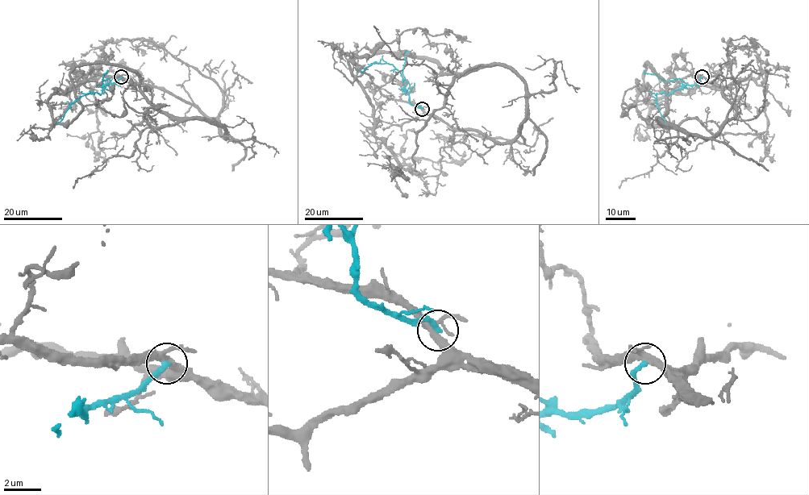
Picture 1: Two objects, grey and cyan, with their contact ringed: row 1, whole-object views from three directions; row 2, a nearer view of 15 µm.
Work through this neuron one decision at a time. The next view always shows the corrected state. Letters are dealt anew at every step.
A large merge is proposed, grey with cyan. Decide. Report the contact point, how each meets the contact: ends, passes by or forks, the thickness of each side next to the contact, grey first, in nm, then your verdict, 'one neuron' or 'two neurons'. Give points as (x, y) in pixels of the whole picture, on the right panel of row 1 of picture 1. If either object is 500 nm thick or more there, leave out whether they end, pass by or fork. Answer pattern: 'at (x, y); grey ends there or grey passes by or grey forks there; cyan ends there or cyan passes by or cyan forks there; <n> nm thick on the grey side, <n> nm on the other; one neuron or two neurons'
at (702, 76); grey forks there; cyan ends there; 360 nm thick on the grey side, 280 nm on the other; two neurons

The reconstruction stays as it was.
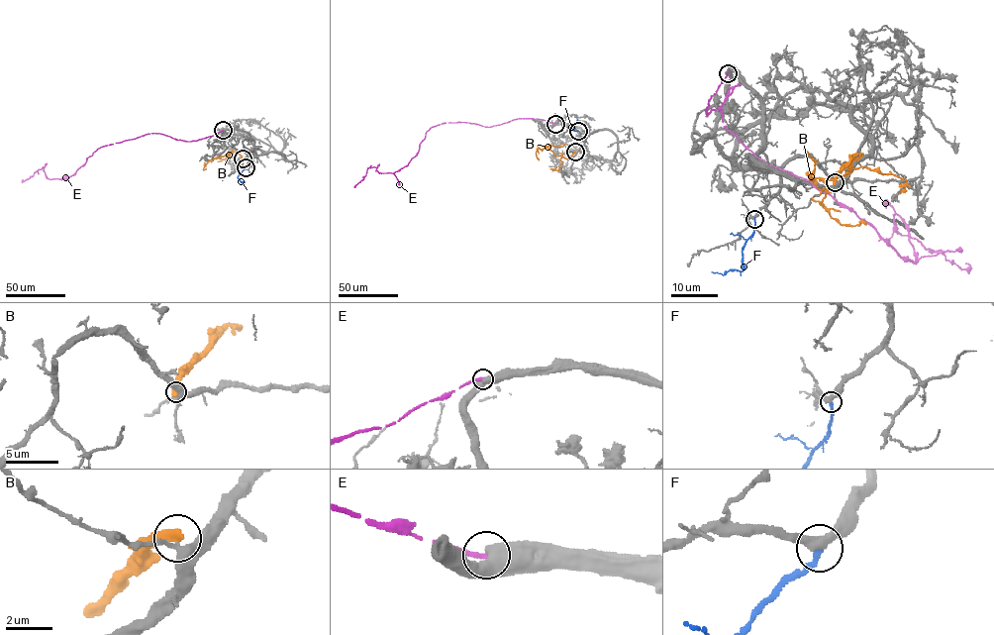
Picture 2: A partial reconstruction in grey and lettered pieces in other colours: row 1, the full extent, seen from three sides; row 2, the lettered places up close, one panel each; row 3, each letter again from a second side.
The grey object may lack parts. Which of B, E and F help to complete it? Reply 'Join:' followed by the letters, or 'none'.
Join: F

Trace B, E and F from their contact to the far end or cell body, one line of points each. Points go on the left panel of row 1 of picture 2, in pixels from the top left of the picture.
B: (243, 158), (232, 152), (210, 159), (203, 167), (206, 169)
E: (223, 130), (189, 142), (156, 133), (145, 135), (98, 148), (69, 177), (49, 179), (43, 166), (22, 179)
F: (246, 167), (238, 176), (245, 181)

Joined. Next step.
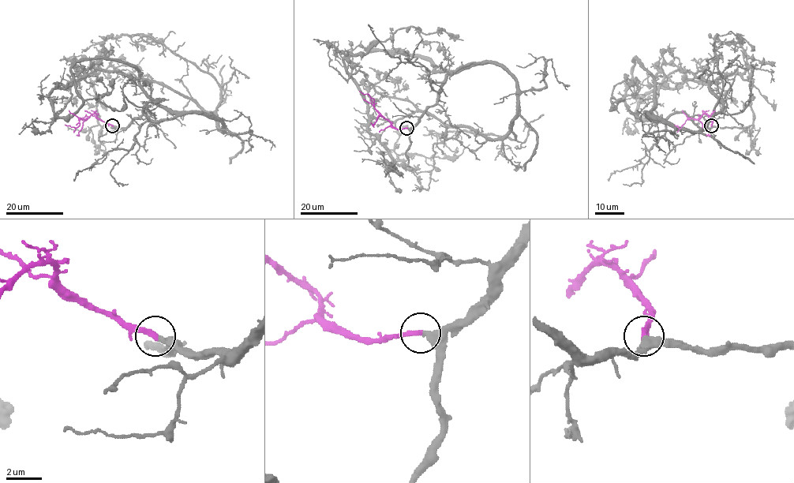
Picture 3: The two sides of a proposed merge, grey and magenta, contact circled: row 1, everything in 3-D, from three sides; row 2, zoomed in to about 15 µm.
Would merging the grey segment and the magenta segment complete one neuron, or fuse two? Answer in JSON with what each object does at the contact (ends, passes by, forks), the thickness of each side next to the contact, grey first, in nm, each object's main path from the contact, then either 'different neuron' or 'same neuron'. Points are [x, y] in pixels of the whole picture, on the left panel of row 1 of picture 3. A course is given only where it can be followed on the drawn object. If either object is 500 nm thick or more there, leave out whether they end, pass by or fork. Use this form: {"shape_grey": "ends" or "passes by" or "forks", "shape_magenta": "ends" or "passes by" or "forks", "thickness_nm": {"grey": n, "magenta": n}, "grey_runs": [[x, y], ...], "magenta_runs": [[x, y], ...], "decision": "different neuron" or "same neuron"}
{"shape_grey": "ends", "shape_magenta": "ends", "thickness_nm": {"grey": 420, "magenta": 280}, "grey_runs": [[113, 125], [202, 114], [222, 131], [121, 65], [94, 82], [99, 144], [91, 127]], "magenta_runs": [[112, 125], [100, 120], [95, 114], [86, 119], [80, 117], [77, 127], [65, 124]], "decision": "same neuron"}

